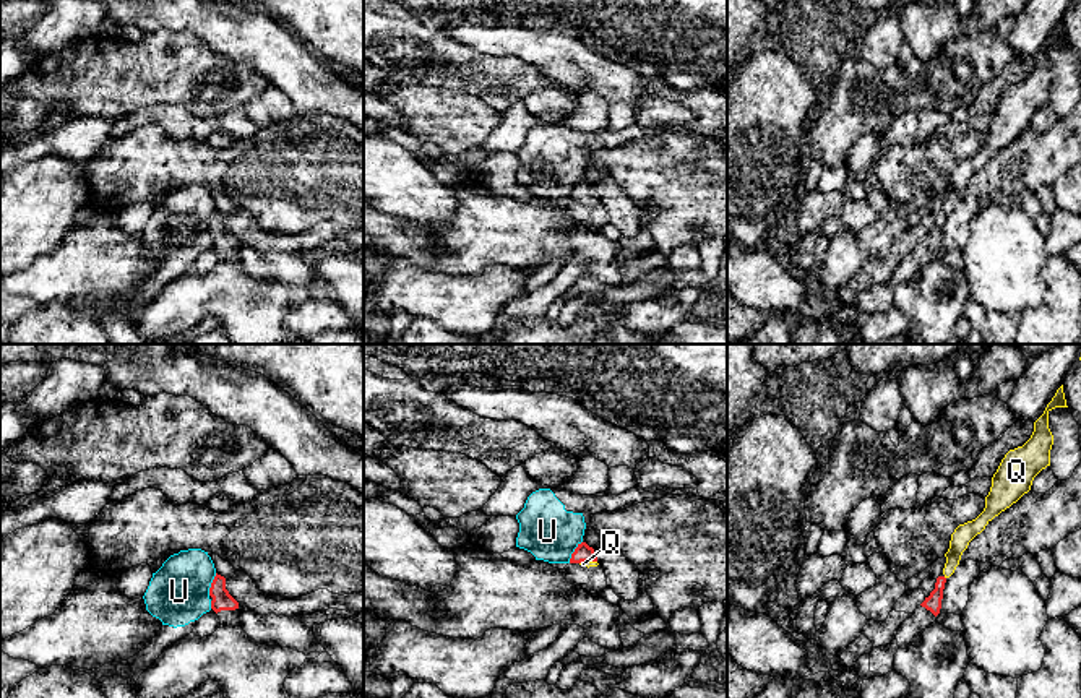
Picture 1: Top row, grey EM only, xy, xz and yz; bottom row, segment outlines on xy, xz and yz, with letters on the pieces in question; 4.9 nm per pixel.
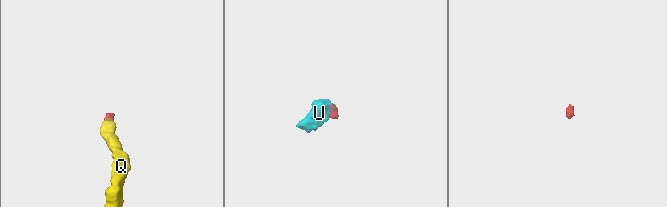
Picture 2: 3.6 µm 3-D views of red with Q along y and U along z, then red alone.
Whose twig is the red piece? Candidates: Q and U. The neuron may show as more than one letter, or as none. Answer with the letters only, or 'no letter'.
Q

